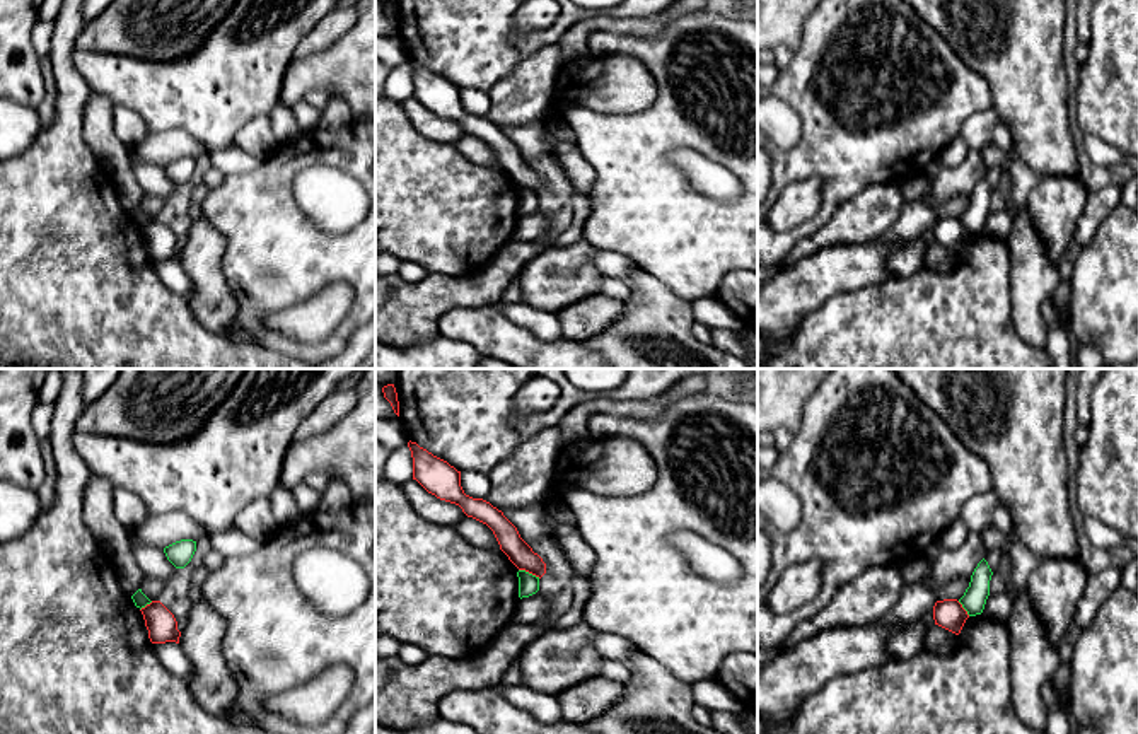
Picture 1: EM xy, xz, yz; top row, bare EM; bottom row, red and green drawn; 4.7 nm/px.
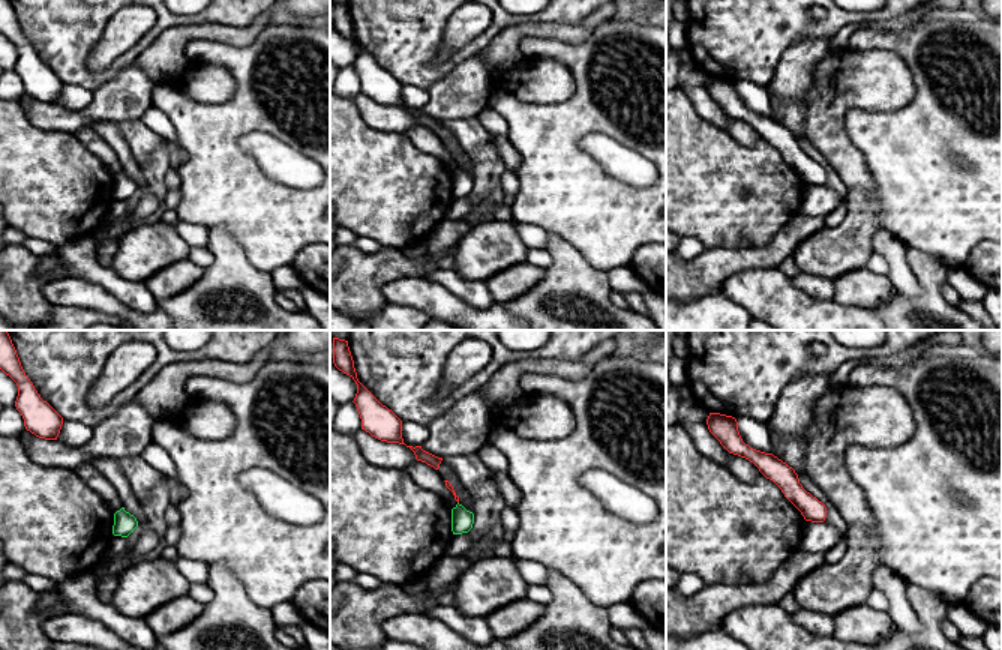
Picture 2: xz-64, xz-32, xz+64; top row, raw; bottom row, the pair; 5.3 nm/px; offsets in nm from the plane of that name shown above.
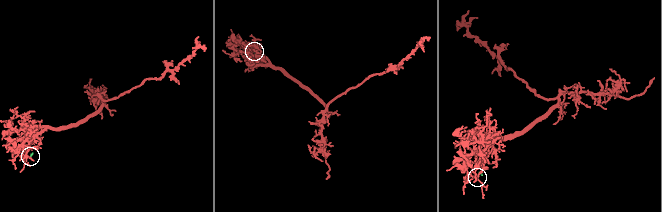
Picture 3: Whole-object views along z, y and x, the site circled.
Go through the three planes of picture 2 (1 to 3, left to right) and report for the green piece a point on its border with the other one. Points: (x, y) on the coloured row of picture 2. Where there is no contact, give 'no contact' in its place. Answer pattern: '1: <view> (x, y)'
1: no contact
2: no contact
3: no contact

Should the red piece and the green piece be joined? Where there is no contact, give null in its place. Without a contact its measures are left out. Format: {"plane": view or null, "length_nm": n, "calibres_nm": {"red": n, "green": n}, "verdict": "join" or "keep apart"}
{"plane": "xz", "length_nm": 110, "calibres_nm": {"red": 110, "green": 100}, "verdict": "keep apart"}

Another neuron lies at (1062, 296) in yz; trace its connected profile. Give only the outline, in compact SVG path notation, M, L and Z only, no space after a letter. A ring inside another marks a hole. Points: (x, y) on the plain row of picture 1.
M1060 280L1058 287L1051 292L1049 300L1053 302L1056 309L1060 326L1063 326L1068 321L1070 309L1071 309L1070 283Z

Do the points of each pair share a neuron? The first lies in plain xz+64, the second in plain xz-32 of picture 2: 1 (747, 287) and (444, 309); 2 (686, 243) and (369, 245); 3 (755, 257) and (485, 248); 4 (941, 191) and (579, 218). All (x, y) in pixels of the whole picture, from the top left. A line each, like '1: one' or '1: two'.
1: one
2: one
3: two
4: one

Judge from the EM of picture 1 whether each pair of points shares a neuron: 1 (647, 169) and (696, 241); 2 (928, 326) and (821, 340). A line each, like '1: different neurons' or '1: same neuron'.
1: same neuron
2: same neuron

